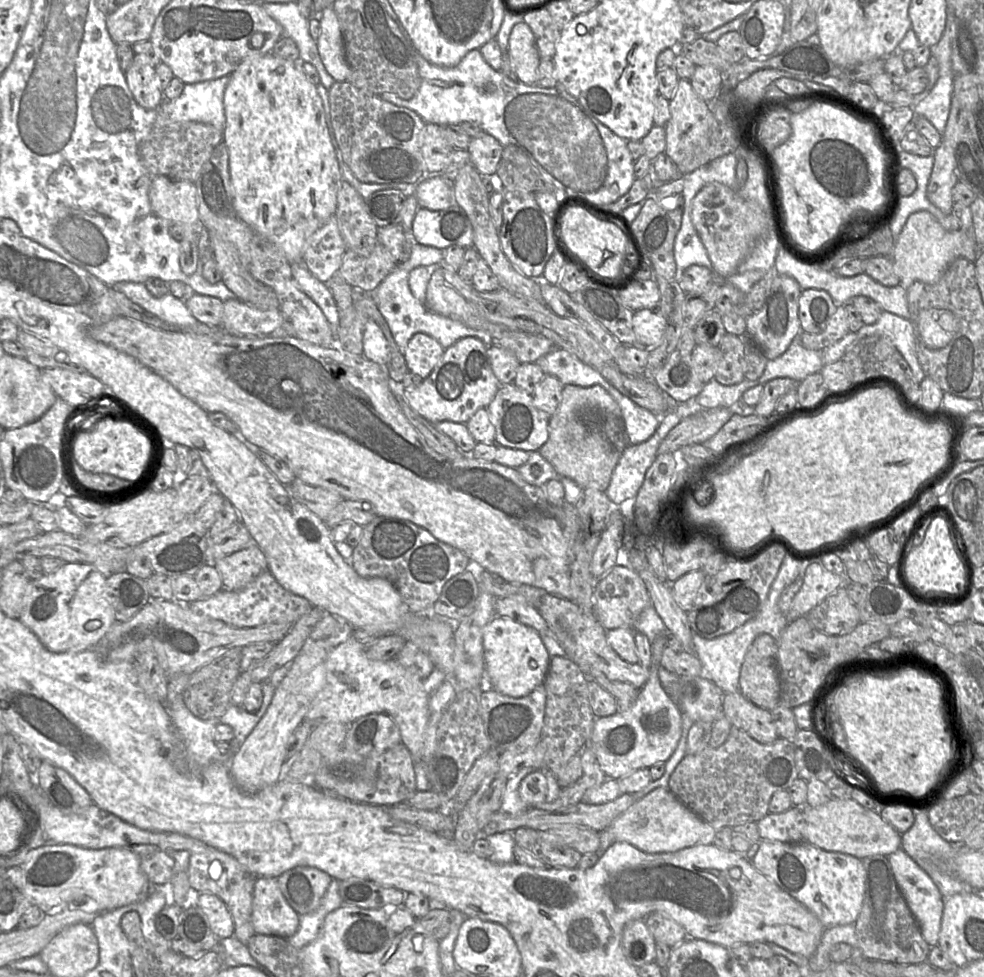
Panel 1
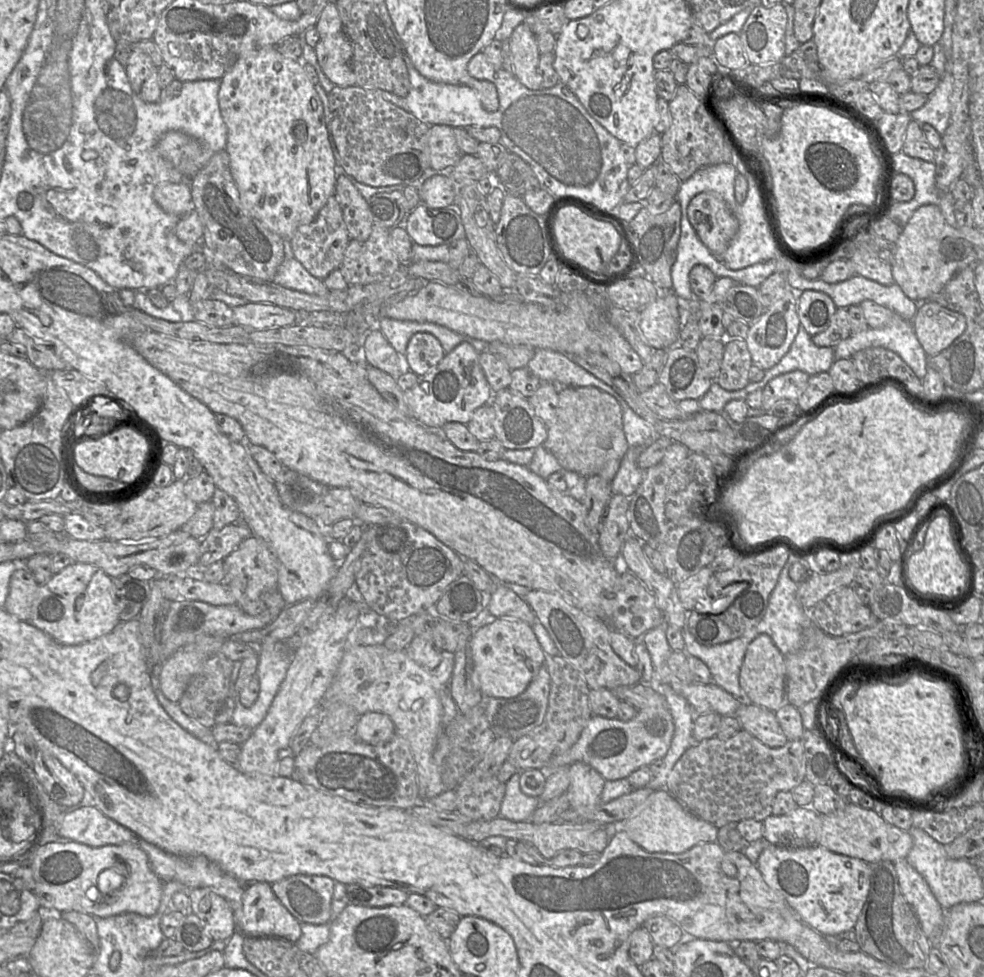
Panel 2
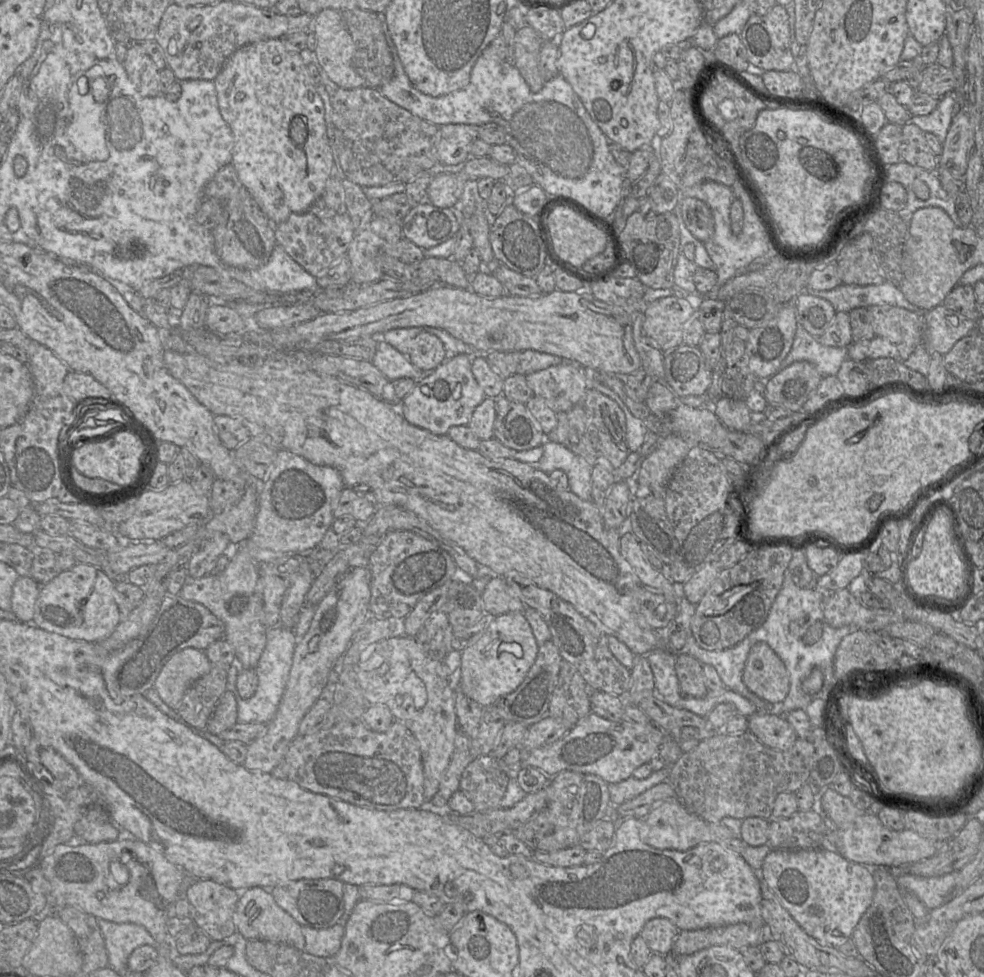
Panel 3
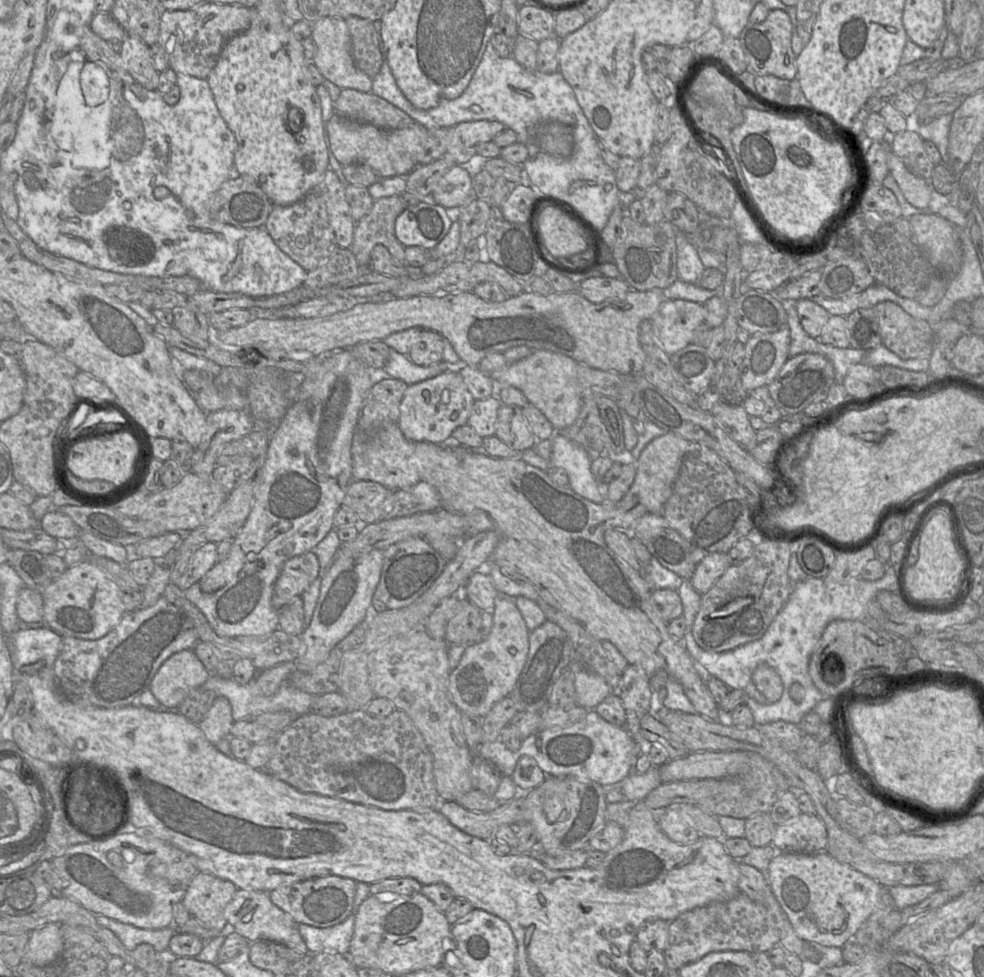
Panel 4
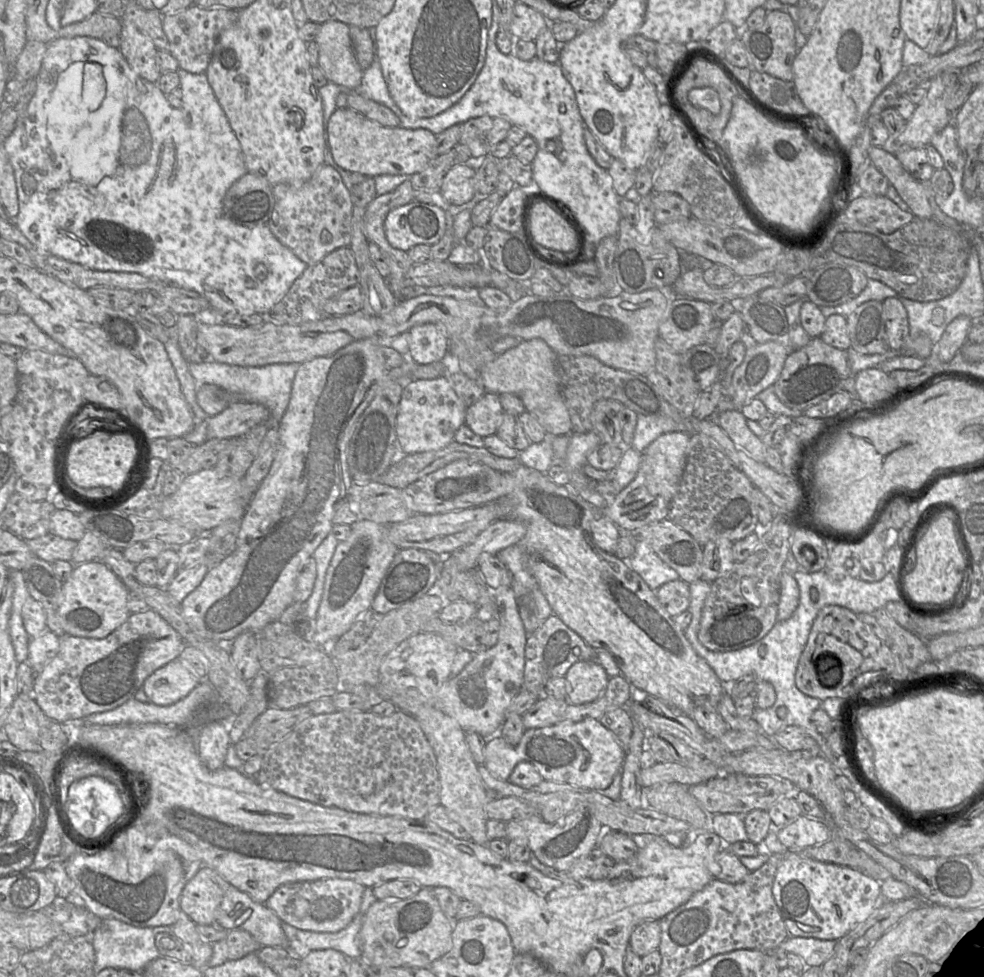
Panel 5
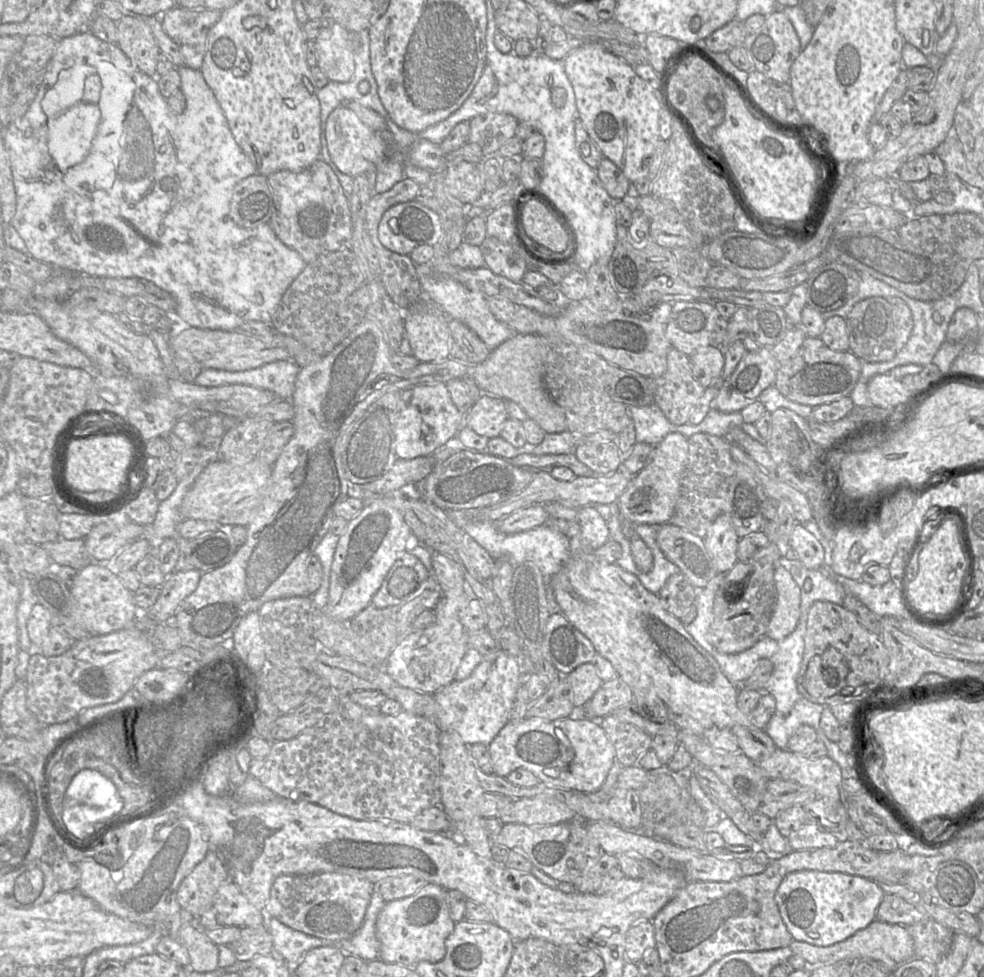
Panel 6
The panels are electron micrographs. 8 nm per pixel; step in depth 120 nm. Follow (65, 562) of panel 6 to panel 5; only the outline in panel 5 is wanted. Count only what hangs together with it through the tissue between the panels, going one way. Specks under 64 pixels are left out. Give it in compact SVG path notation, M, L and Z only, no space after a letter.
M50 532L25 541L35 556L49 563L57 560L71 561L73 551L78 543L78 541L64 539Z

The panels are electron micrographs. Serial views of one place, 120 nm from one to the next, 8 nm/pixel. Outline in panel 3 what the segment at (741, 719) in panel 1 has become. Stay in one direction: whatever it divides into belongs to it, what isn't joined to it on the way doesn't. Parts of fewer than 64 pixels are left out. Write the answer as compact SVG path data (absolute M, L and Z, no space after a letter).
M757 711L748 718L748 731L765 746L779 751L790 749L798 736L784 716Z

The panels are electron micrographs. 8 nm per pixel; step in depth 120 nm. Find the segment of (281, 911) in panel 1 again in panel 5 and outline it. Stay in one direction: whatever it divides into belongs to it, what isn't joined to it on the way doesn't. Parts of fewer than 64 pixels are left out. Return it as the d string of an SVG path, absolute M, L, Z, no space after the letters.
M231 886L215 912L214 924L225 930L249 932L261 946L288 949L281 920L266 906Z

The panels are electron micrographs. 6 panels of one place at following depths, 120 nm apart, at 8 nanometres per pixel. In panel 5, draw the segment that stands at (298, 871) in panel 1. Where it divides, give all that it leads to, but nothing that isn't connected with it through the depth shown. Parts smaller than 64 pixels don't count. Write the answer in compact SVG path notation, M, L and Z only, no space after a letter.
M329 878L286 883L266 901L278 918L301 930L335 933L346 928L360 910L365 887L350 879Z

